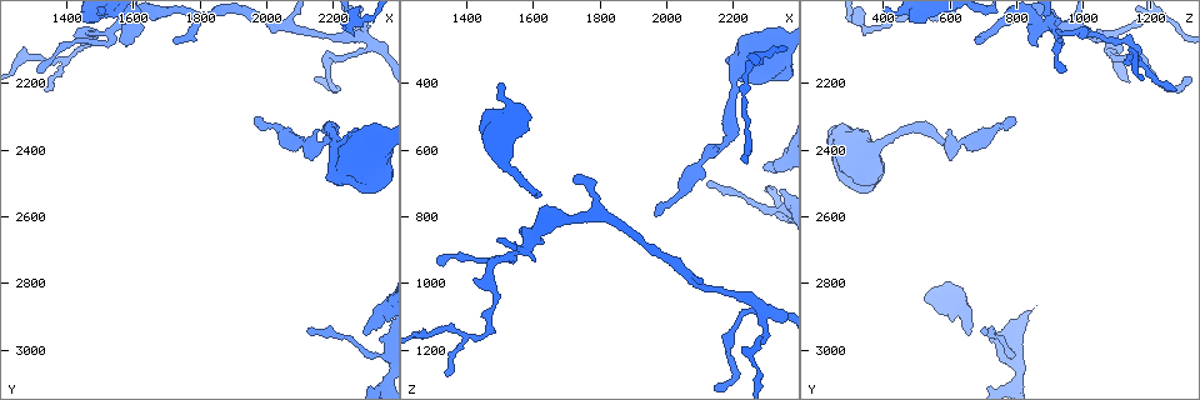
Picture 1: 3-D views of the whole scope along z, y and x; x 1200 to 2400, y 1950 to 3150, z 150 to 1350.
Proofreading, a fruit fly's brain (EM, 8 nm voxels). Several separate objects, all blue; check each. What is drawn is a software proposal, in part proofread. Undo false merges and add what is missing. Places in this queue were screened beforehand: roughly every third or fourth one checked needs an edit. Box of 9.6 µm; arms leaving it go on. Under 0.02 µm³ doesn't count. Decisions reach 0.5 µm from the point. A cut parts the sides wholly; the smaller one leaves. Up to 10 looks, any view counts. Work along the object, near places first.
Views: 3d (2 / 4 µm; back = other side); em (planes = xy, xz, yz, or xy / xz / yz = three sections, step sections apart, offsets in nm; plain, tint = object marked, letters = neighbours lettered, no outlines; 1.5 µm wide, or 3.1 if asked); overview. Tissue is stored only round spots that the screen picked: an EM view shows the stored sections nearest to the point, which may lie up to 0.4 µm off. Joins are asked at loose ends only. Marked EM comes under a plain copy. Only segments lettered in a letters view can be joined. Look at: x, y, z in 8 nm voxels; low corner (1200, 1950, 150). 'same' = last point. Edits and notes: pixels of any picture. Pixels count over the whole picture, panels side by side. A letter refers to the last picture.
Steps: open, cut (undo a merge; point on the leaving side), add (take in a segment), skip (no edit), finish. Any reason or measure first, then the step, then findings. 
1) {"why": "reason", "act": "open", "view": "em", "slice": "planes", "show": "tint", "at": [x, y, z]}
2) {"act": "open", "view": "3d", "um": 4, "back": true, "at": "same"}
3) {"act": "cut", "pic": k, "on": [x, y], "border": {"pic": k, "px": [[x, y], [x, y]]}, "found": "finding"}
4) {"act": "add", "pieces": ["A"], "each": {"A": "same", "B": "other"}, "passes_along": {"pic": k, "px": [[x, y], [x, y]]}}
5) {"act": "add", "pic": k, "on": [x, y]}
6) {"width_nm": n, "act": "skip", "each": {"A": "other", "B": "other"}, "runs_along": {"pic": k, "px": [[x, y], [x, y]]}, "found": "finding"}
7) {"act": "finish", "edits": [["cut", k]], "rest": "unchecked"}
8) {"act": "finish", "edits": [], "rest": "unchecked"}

{"why": "an open end", "act": "open", "view": "3d", "um": 4, "at": [1320, 2170, 940]}

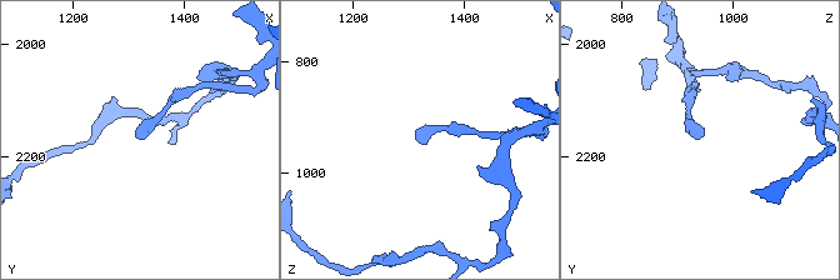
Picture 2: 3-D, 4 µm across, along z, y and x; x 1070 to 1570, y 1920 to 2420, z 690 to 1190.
{"act": "open", "view": "em", "slice": "planes", "show": "letters", "at": [1320, 2170, 940]}

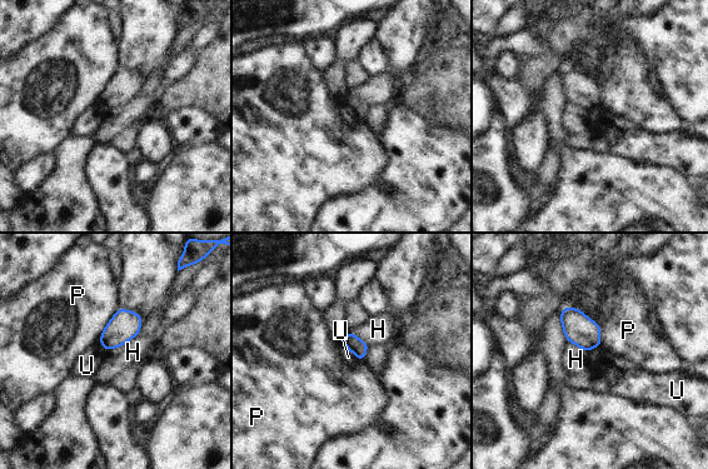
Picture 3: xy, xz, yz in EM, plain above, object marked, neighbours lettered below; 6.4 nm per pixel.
{"longest_contact_nm": ["P", 260], "act": "skip", "each": {"H": "other", "P": "other", "U": "other"}, "found": "none of them fits"}

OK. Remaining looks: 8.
{"why": "three-way junction", "act": "open", "view": "em", "slice": "yz", "step": 4, "show": "tint", "at": [2040, 2030, 960]}

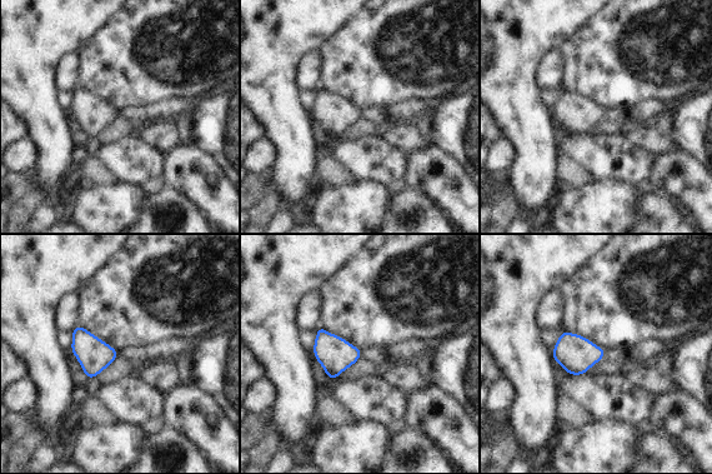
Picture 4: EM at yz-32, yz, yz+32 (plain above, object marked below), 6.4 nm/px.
{"why": "another direction", "act": "open", "view": "em", "slice": "planes", "show": "letters", "at": "same"}

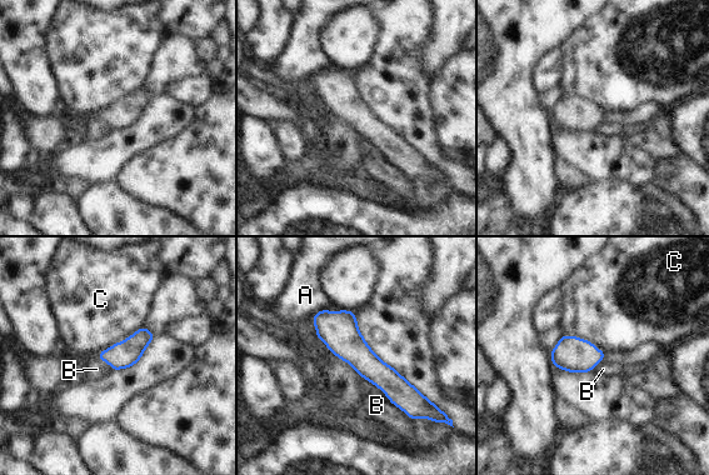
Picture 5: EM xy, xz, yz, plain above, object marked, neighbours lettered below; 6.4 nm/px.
{"act": "skip", "each": {"A": "other", "B": "other", "C": "other"}, "found": "continuous, no second neuron"}

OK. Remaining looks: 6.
{"why": "end of a long branch", "act": "open", "view": "3d", "um": 4, "at": [1970, 2300, 790]}

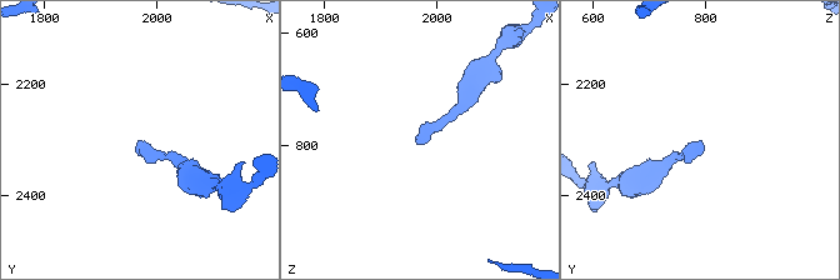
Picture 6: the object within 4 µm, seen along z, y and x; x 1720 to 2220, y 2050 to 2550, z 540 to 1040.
{"why": "shape alone is not enough", "act": "open", "view": "em", "slice": "planes", "show": "letters", "at": [1975, 2300, 795]}

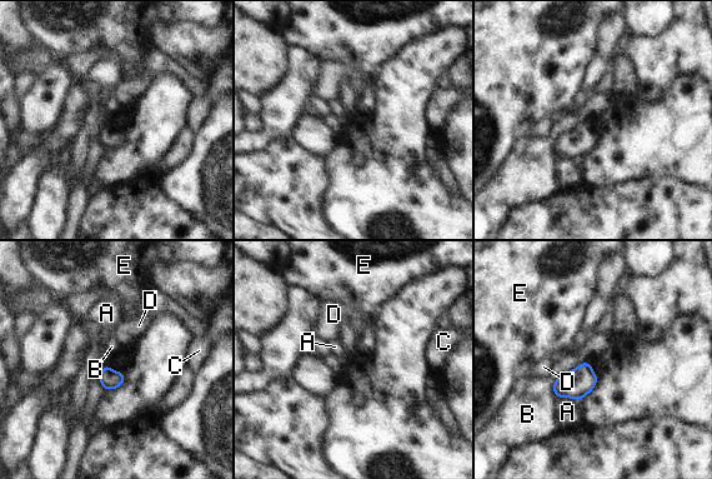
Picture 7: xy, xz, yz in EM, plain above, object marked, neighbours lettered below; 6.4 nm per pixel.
{"act": "skip", "each": {"A": "other", "B": "other", "C": "other", "D": "other", "E": "other"}, "border": {"pic": 7, "px": [[587, 360], [555, 380], [555, 397]]}, "found": "no lettered segment goes on from it"}

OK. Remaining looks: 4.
{"why": "tapers out", "act": "open", "view": "em", "slice": "xz", "step": 4, "show": "letters", "at": [1350, 2230, 1270]}

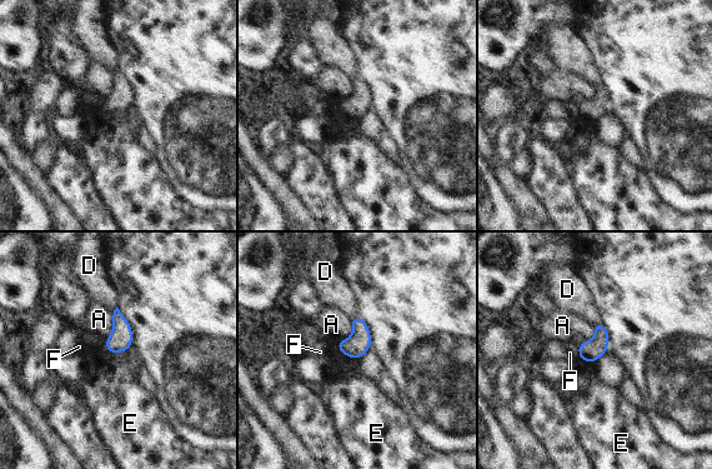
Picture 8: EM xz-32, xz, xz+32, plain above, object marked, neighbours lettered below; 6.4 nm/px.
{"width_nm": 140, "act": "skip", "each": {"A": "other", "D": "other", "E": "other", "F": "other"}, "border": {"pic": 8, "px": [[352, 319], [351, 333], [336, 343]]}, "found": "none of them fits"}

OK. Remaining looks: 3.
{"act": "finish", "edits": [], "rest": "unchecked"}

